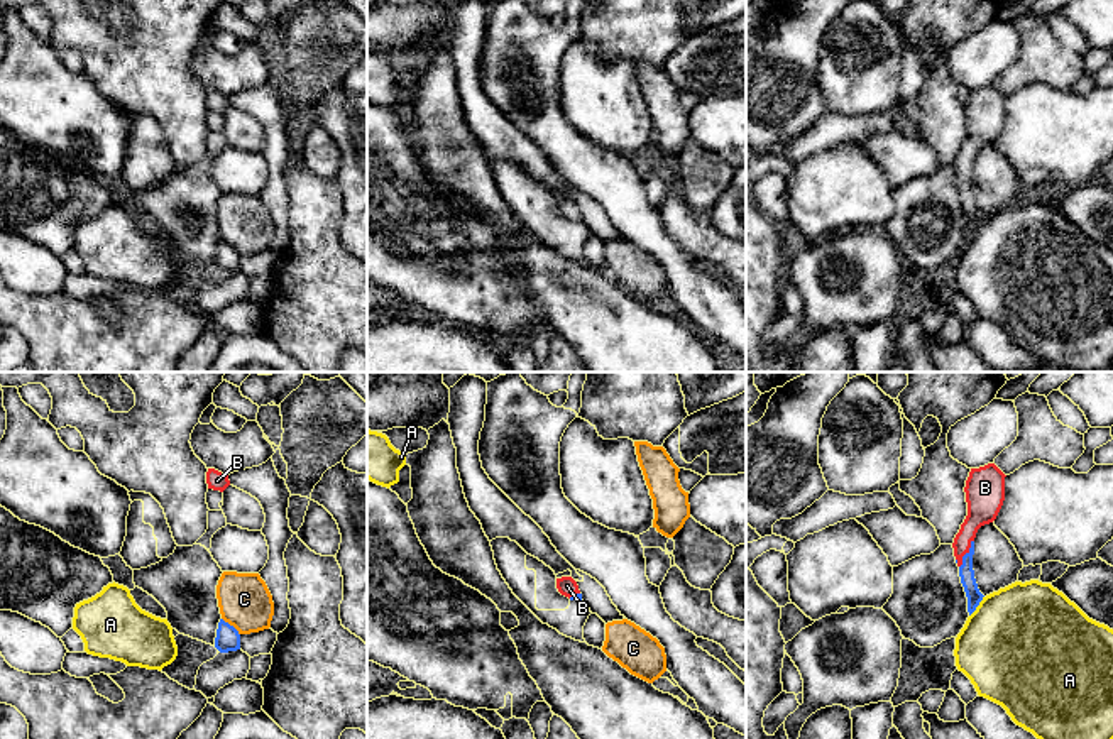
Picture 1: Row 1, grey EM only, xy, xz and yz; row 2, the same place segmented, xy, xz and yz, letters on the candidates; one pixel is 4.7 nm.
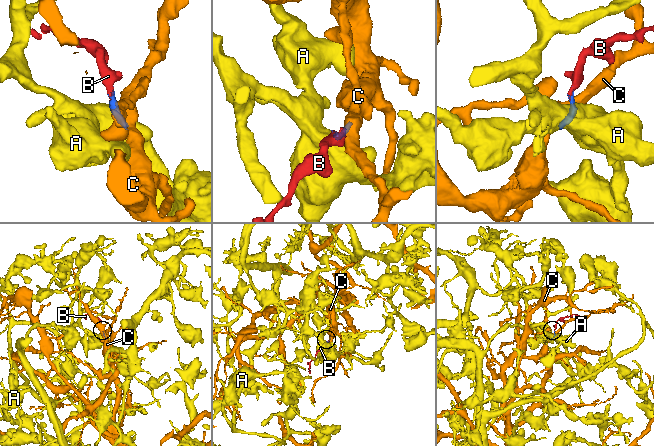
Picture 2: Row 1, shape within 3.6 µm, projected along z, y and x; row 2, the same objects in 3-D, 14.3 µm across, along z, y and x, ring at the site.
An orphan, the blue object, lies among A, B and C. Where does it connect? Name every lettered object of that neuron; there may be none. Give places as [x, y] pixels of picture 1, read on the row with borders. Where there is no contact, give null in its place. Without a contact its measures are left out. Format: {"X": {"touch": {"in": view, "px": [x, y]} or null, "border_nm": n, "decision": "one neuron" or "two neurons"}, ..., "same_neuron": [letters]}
{"A": {"touch": {"in": "yz", "px": [978, 604]}, "border_nm": 120, "decision": "two neurons"}, "B": {"touch": {"in": "yz", "px": [966, 553]}, "border_nm": 150, "decision": "one neuron"}, "C": {"touch": {"in": "xy", "px": [232, 626]}, "border_nm": 120, "decision": "two neurons"}, "same_neuron": ["B"]}

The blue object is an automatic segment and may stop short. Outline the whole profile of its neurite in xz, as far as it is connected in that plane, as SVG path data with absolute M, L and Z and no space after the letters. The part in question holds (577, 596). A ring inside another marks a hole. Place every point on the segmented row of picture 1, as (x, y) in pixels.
M572 577L556 578L556 588L562 595L568 597L570 600L582 600L578 585Z

